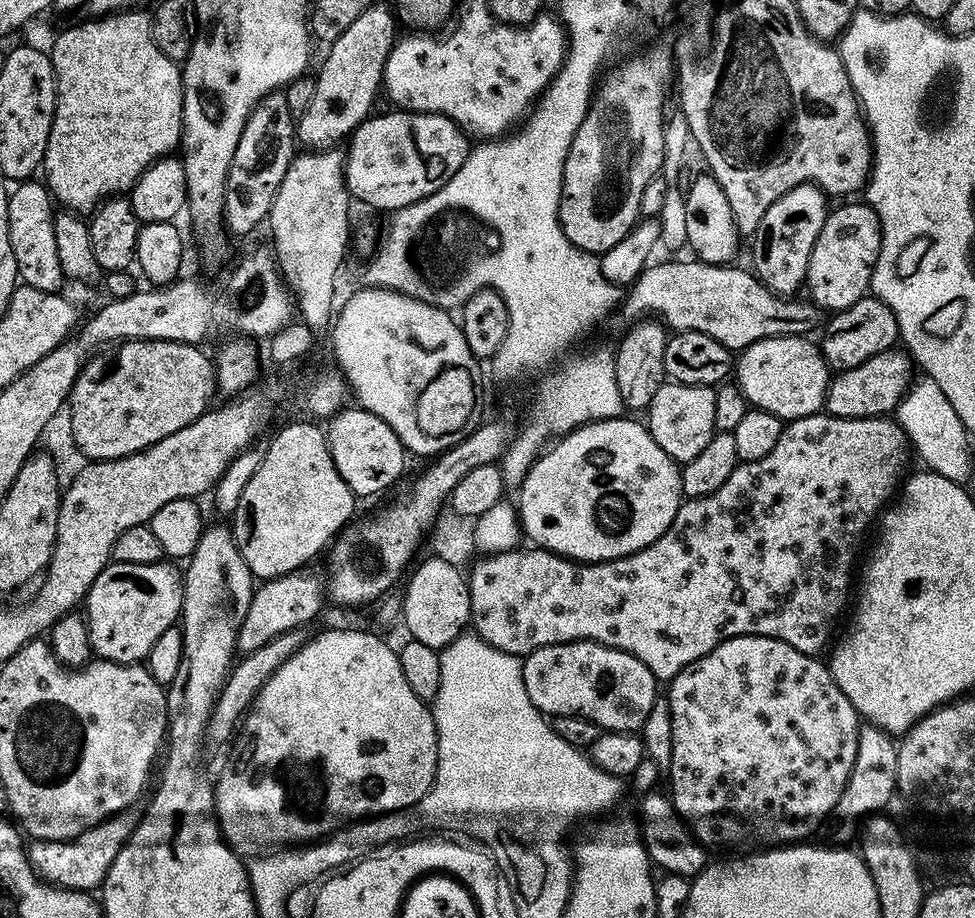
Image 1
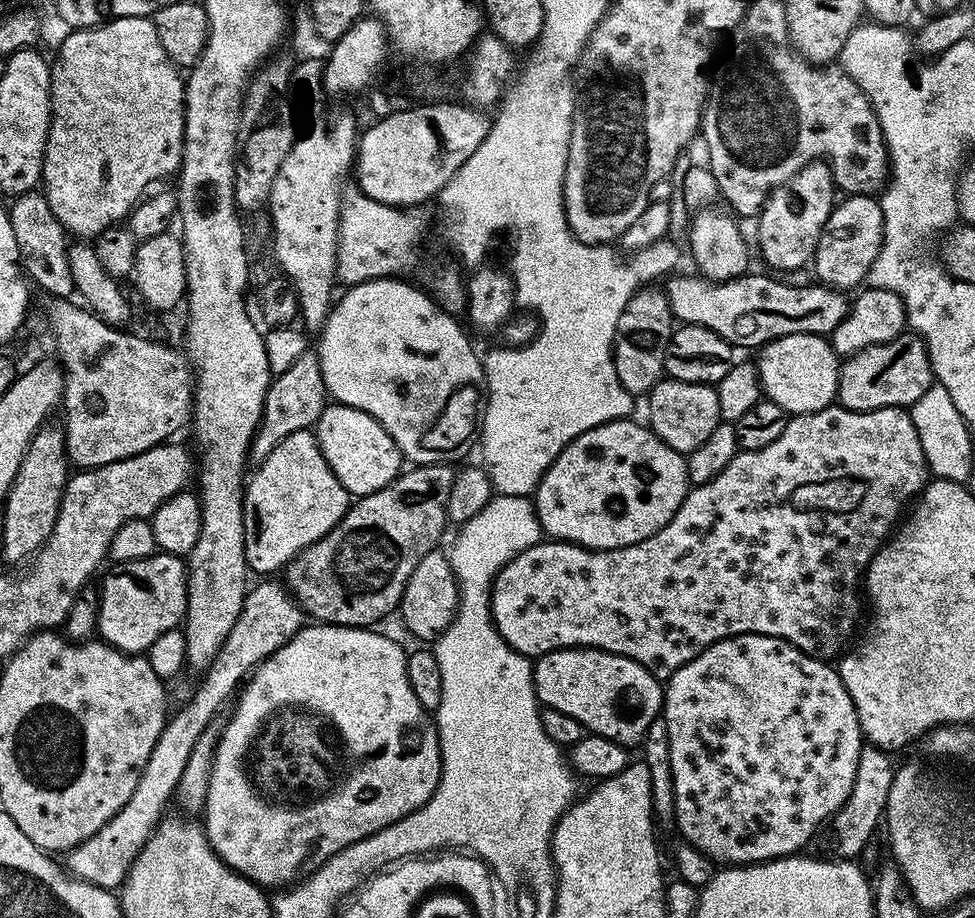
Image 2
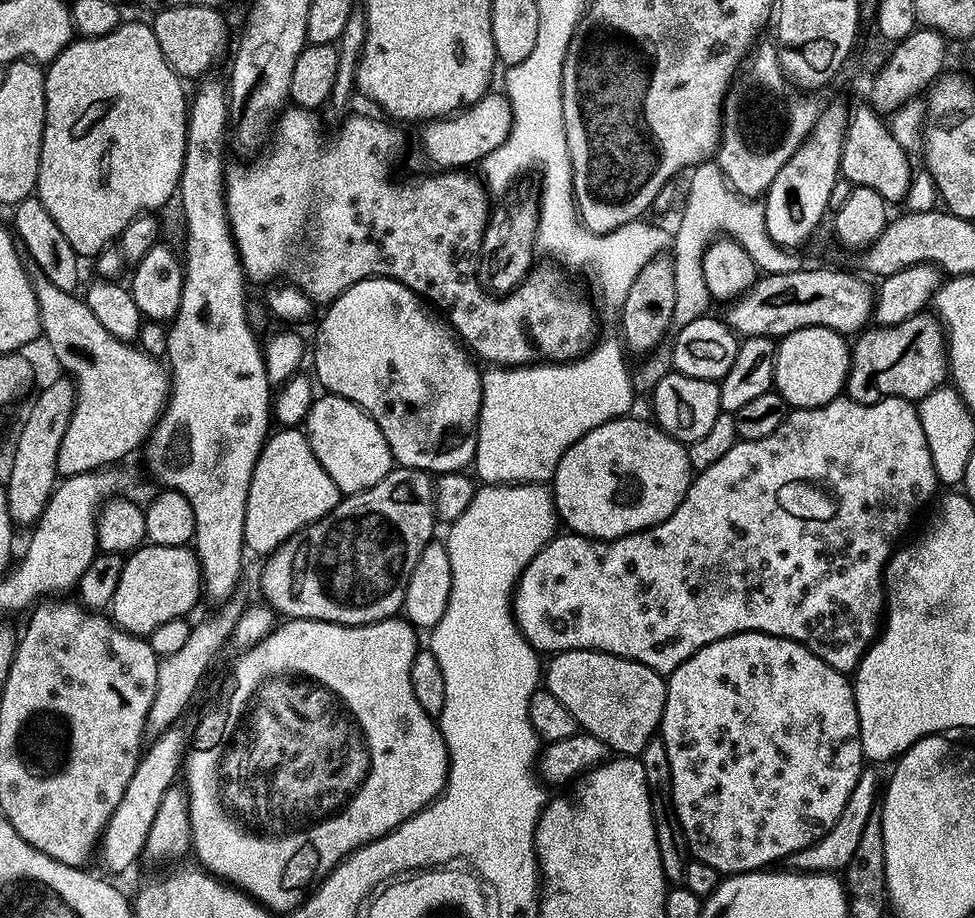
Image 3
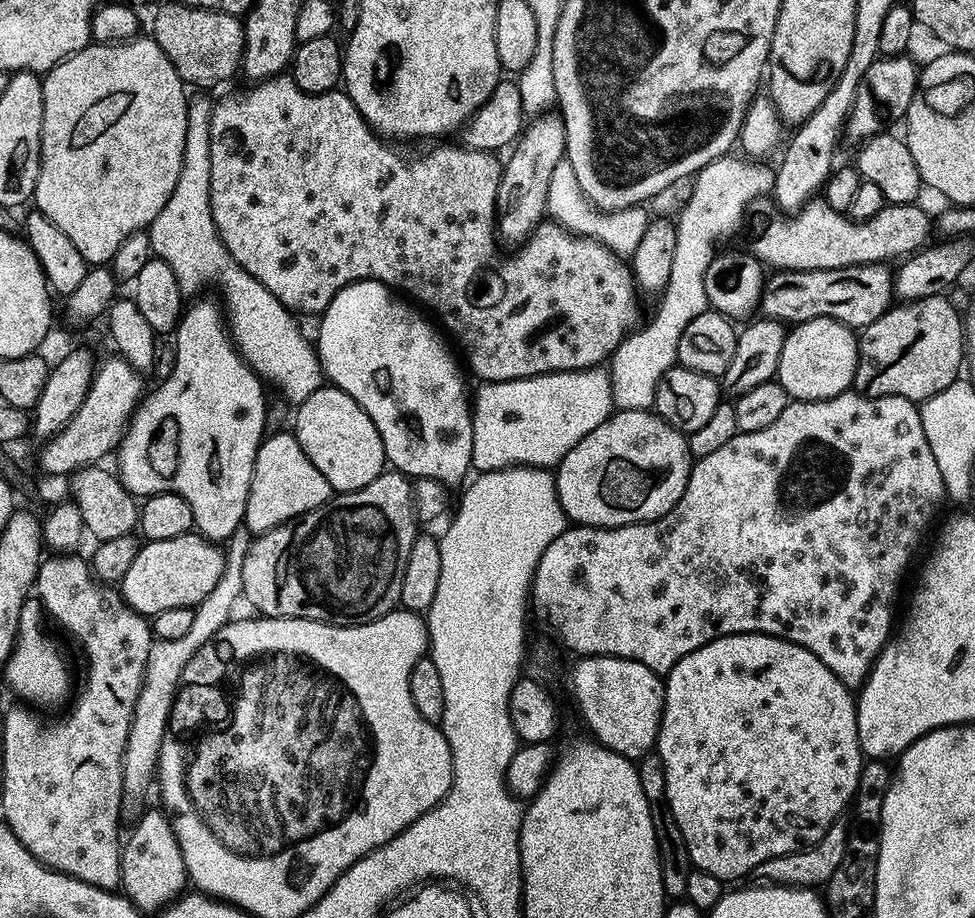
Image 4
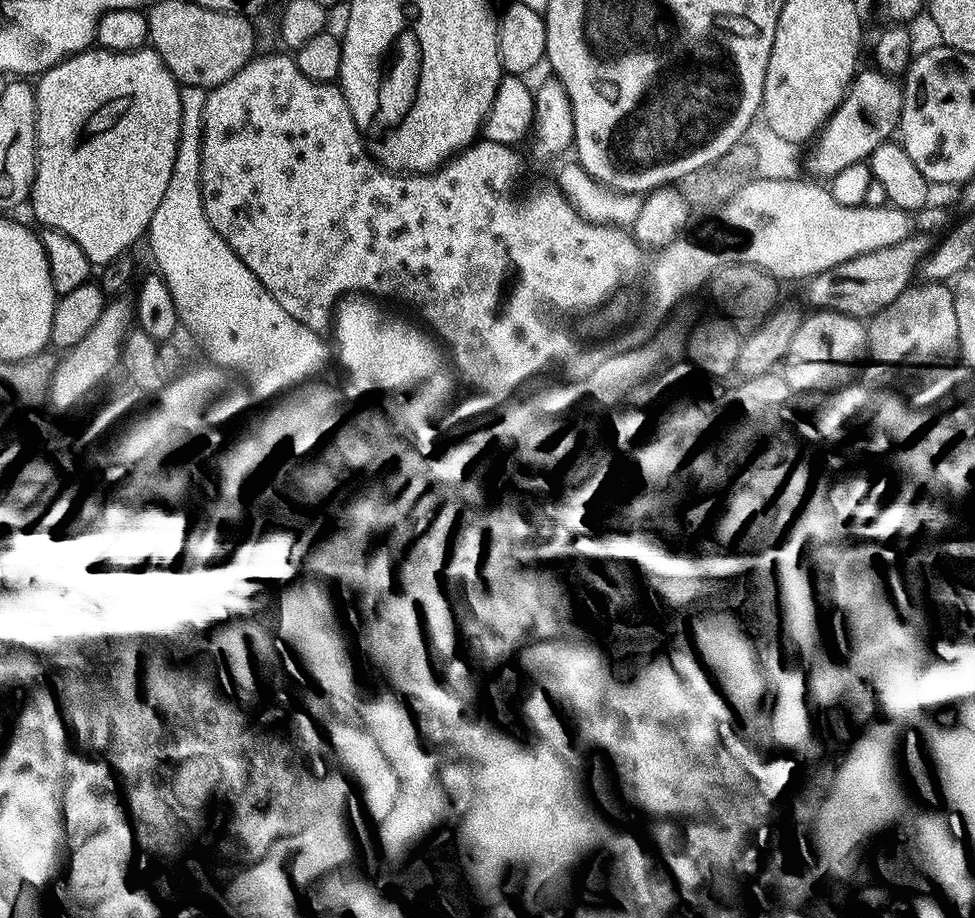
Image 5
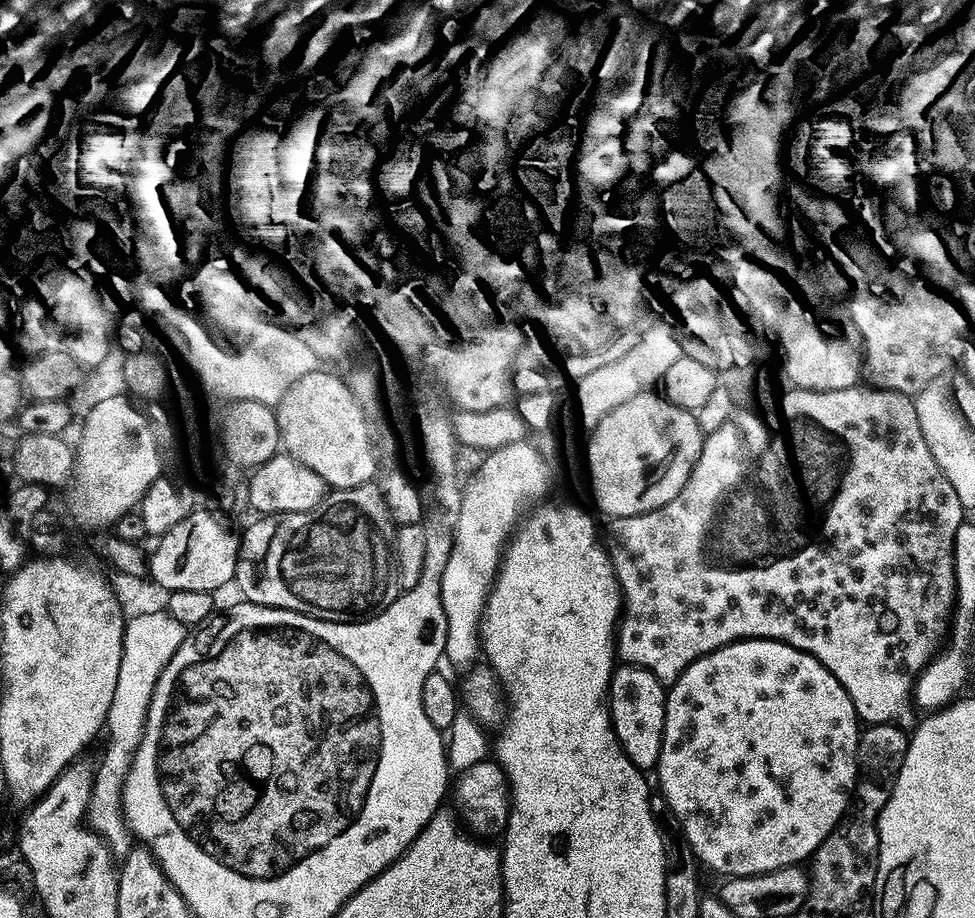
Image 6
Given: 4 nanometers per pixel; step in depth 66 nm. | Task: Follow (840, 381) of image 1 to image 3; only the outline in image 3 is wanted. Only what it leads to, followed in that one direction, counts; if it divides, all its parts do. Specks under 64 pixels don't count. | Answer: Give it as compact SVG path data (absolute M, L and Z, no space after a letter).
M922 311L894 326L869 327L855 337L850 348L846 396L863 404L873 404L887 396L919 402L941 387L949 372L944 325L935 315Z

